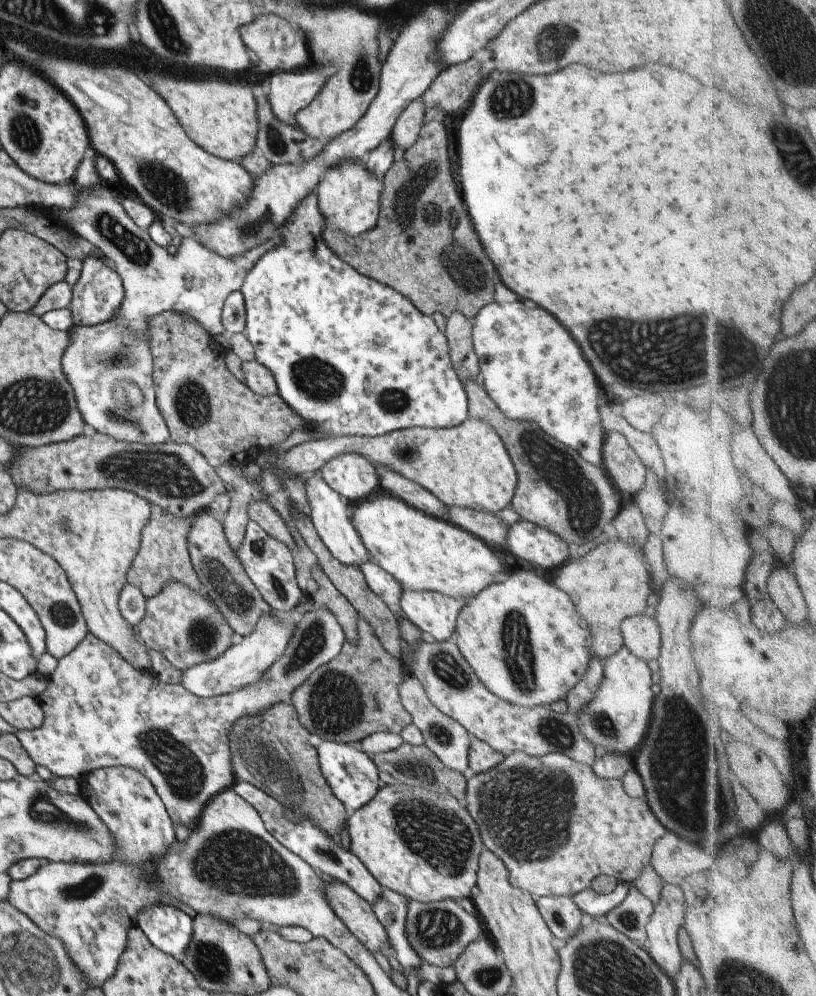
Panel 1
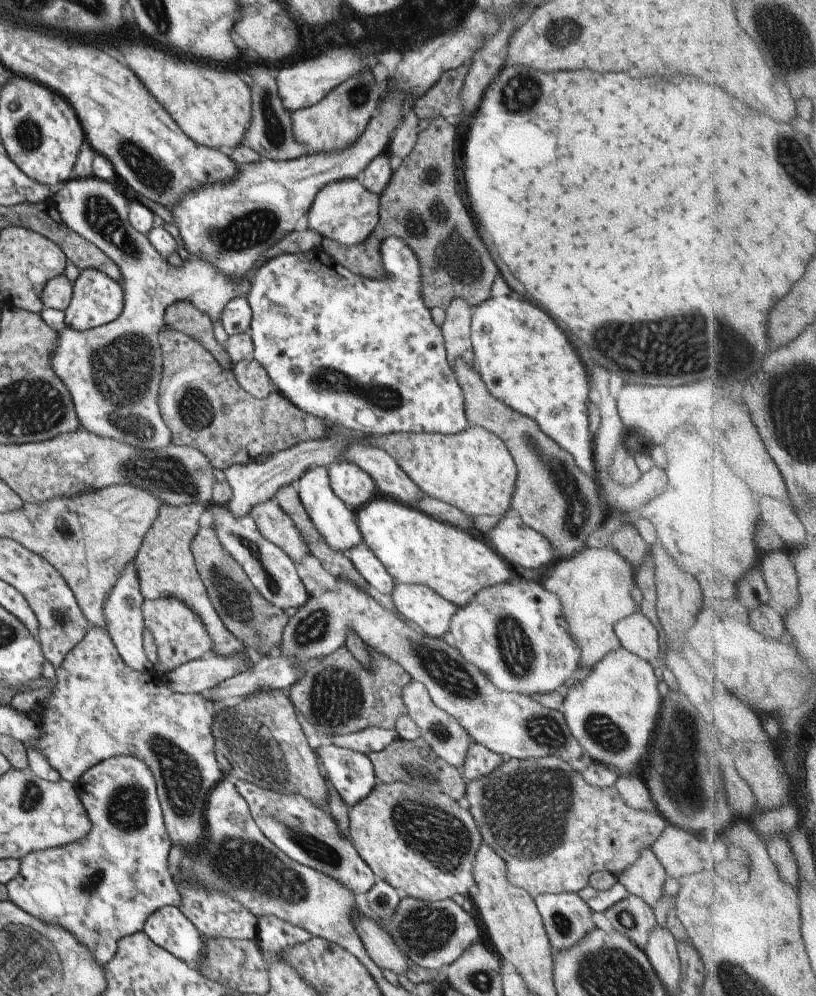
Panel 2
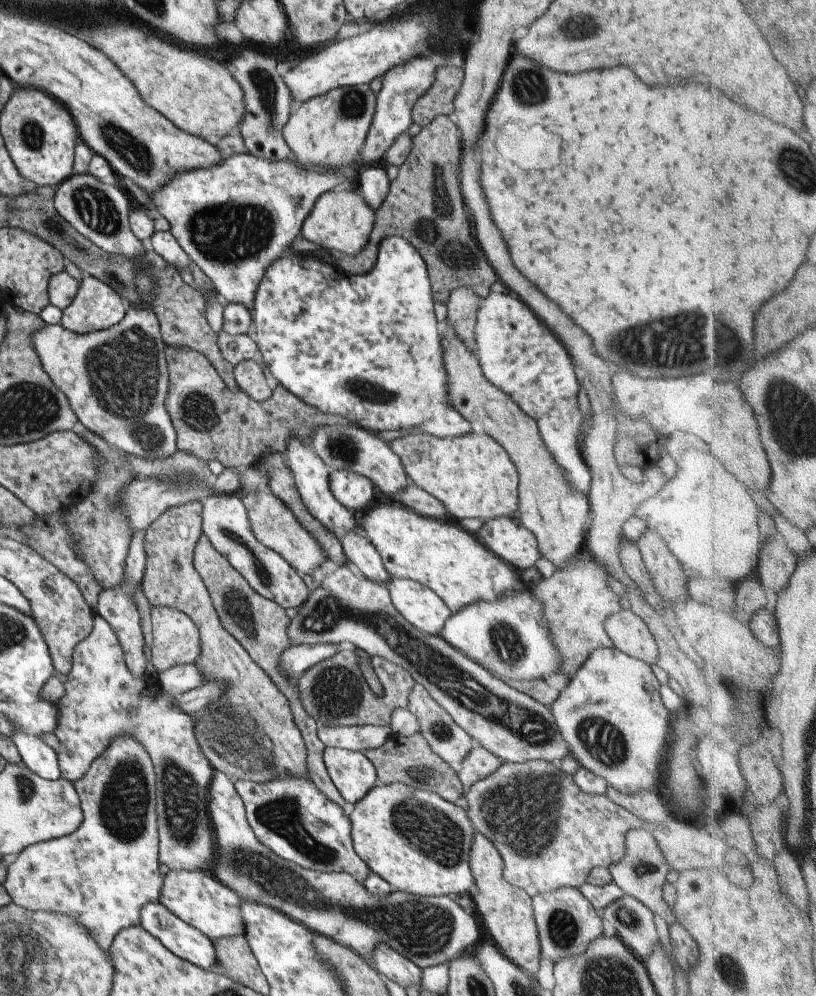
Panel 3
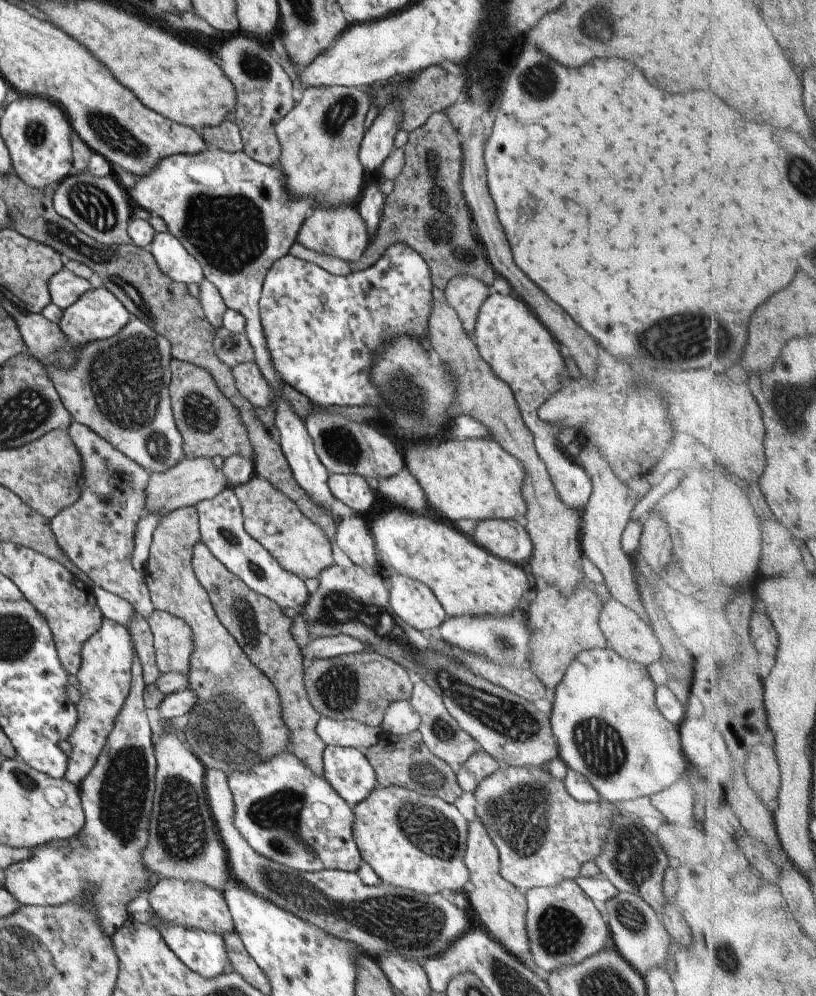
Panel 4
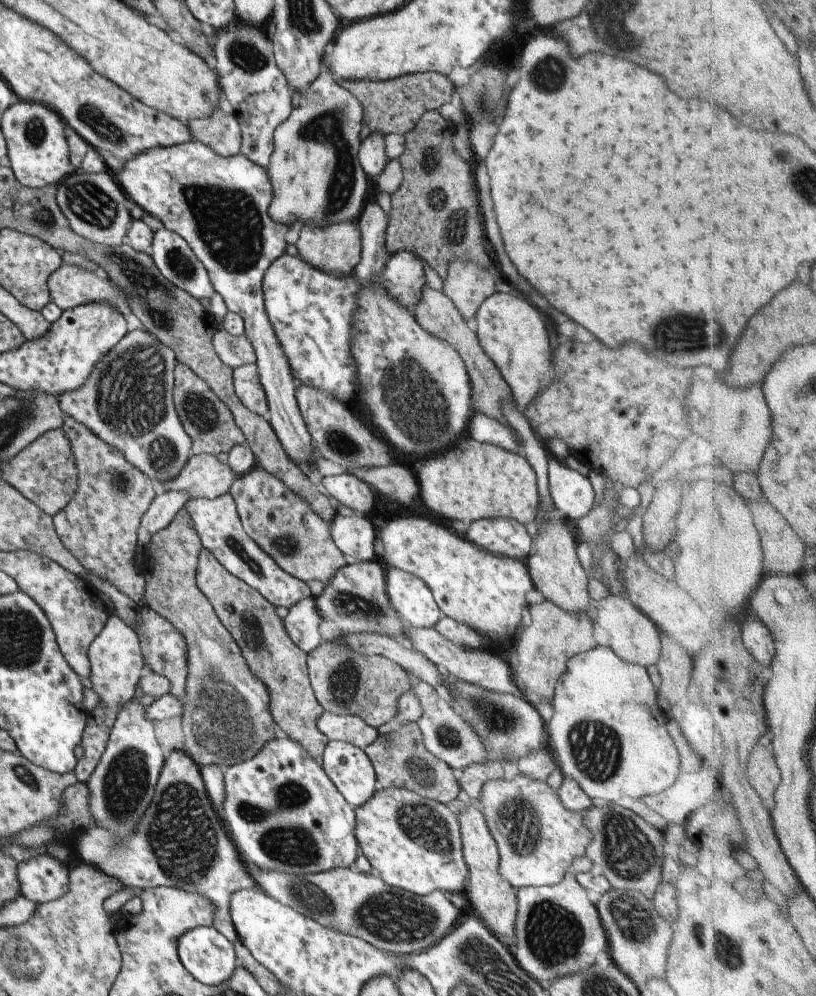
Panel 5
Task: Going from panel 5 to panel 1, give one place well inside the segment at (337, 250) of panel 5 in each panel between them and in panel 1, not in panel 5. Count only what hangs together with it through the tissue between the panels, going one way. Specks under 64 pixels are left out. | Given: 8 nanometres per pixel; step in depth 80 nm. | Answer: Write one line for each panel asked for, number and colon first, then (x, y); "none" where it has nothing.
1: (347, 196)
2: (344, 211)
3: (340, 221)
4: (339, 232)

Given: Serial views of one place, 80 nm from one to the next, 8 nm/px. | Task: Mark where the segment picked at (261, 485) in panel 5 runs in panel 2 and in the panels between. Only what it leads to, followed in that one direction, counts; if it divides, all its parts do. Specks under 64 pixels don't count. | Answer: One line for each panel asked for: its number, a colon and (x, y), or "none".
2: (274, 525)
3: (272, 523)
4: (298, 545)

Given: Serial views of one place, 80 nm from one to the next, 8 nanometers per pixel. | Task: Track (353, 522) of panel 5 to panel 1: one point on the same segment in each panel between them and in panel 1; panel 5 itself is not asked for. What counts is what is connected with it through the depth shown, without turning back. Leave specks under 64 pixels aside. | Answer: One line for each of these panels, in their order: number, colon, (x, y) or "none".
1: (379, 582)
2: (370, 569)
3: (356, 549)
4: (352, 538)

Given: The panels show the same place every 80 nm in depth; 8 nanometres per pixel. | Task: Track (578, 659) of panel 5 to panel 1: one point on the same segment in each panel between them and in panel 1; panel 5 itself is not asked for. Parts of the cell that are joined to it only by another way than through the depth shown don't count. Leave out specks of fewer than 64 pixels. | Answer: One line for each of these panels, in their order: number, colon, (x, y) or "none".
1: (617, 718)
2: (612, 713)
3: (610, 715)
4: (607, 728)

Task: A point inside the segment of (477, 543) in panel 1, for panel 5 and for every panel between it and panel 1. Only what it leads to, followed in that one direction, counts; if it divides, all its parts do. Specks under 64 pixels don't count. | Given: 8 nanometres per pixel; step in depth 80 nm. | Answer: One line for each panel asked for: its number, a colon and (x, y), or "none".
2: (413, 549)
3: (451, 562)
4: (466, 580)
5: (487, 592)

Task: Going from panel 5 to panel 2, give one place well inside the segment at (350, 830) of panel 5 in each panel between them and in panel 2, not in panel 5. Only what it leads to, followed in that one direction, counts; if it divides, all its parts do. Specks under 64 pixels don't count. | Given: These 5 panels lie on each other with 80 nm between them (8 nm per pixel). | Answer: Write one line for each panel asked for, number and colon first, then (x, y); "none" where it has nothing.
2: (306, 833)
3: (288, 815)
4: (285, 813)

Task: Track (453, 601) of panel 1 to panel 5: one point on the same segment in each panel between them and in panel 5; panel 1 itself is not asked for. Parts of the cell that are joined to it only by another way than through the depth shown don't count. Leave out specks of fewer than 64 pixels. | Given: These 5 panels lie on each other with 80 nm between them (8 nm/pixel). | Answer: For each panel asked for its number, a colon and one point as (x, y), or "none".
2: (423, 608)
3: (420, 607)
4: (409, 600)
5: (412, 601)

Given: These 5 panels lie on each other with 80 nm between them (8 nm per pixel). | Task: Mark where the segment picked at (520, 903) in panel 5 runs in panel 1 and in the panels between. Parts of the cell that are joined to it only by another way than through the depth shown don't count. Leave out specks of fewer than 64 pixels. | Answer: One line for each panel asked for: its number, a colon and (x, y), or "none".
1: (563, 917)
2: (566, 919)
3: (565, 921)
4: (563, 928)

